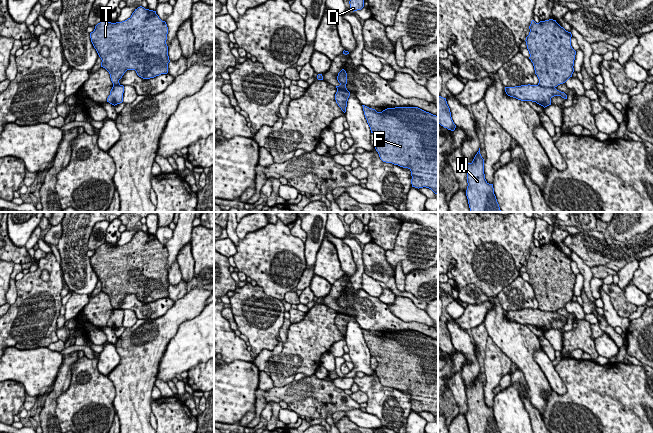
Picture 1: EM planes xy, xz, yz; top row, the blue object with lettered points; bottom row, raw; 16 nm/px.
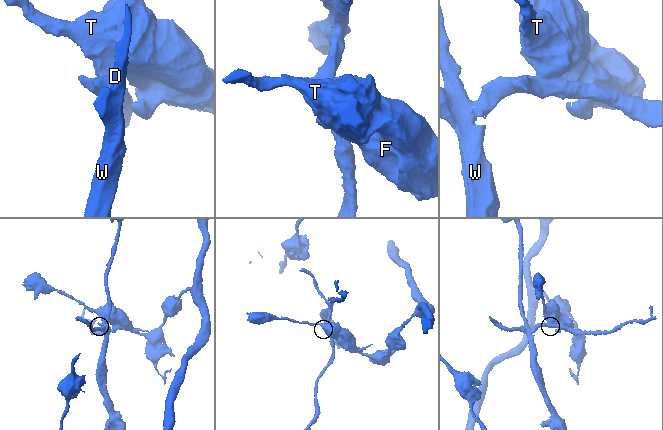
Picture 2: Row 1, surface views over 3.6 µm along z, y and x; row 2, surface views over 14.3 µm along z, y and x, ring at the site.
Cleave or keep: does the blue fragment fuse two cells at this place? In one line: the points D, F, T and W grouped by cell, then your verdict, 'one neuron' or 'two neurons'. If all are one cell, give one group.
D W / F T; two neurons

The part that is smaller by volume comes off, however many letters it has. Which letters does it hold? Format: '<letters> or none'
D, W

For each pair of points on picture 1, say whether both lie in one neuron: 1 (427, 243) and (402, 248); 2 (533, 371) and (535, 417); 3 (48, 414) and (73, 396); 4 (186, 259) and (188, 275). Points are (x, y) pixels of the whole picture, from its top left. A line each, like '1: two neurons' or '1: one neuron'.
1: one neuron
2: two neurons
3: two neurons
4: one neuron

